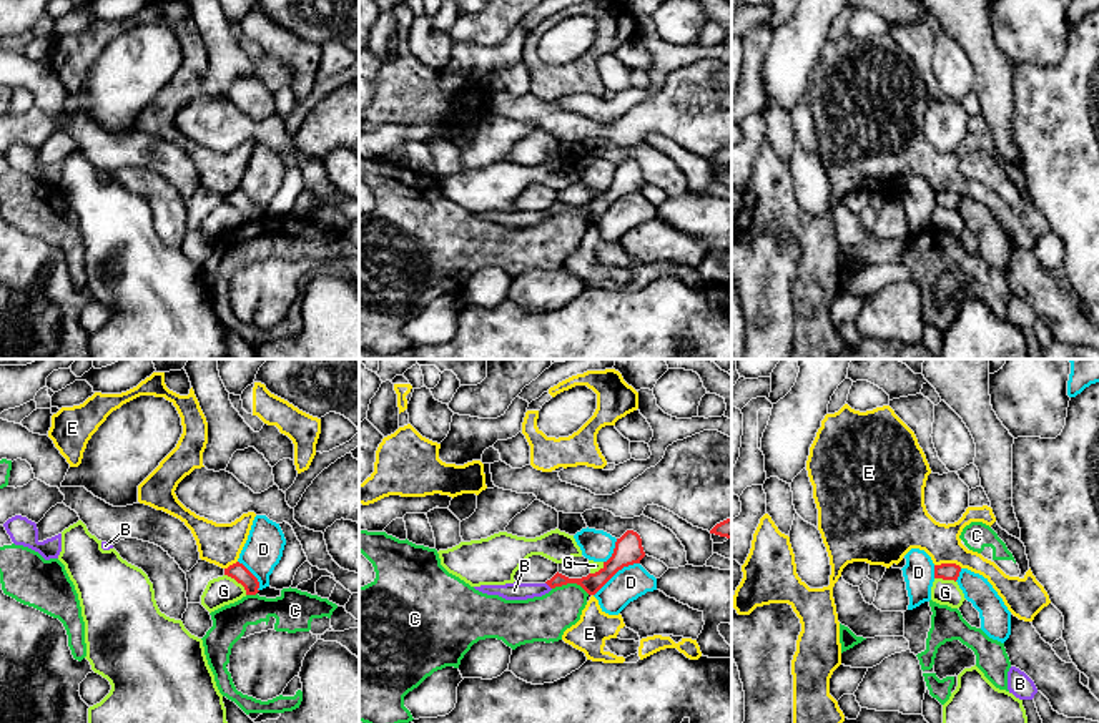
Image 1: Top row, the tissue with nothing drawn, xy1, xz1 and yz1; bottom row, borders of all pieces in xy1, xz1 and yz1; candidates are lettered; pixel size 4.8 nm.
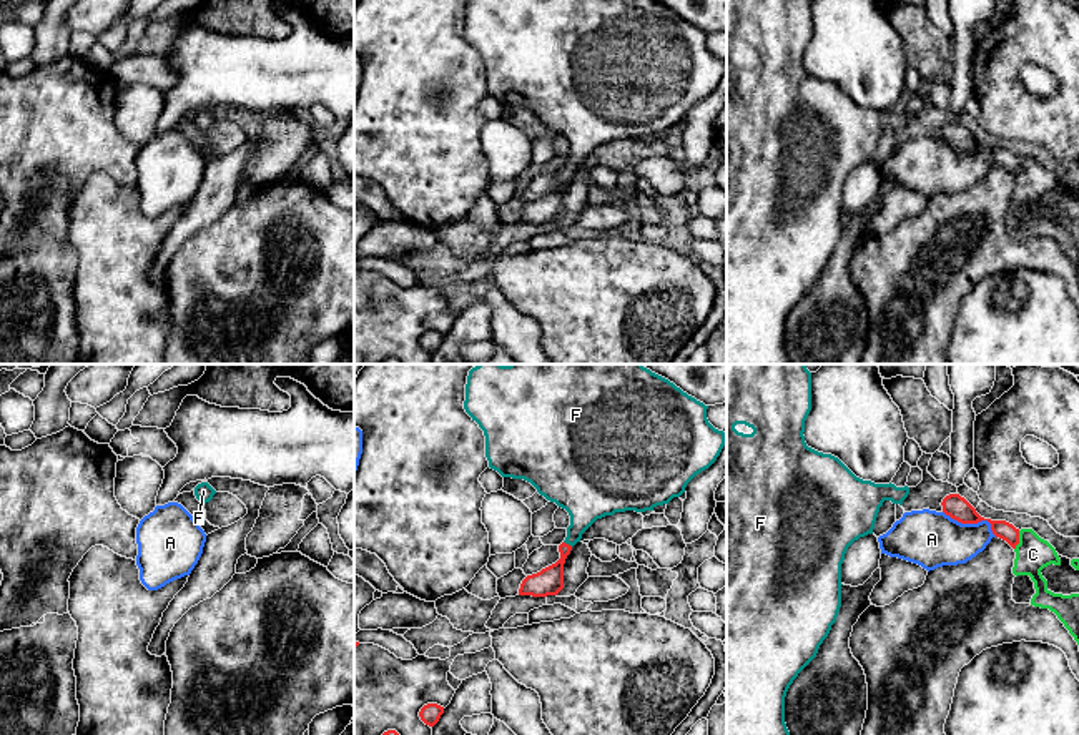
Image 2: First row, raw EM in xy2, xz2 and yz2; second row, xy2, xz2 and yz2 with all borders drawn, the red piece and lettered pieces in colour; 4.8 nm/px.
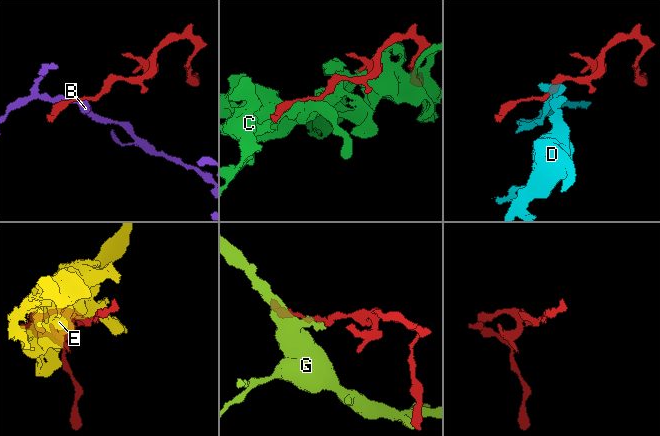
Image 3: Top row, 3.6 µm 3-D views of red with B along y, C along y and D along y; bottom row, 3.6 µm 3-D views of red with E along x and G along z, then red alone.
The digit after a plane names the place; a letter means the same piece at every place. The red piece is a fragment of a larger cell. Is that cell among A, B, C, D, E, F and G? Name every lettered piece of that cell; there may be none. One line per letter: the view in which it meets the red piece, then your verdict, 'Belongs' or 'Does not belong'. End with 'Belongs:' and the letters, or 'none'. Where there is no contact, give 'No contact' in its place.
A: Touches red in yz2. Does not belong
B: Touches red in xz1. Does not belong
C: Touches red in xz1. Does not belong
D: Touches red in xz1. Does not belong
E: Touches red in yz1. Does not belong
F: Touches red in xz2. Belongs
G: Touches red in xy1. Does not belong
Belongs: F

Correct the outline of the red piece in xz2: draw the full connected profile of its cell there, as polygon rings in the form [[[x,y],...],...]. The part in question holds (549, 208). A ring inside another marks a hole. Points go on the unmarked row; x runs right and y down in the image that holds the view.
[[[469,0],[464,37],[484,58],[489,95],[502,105],[530,110],[540,123],[570,143],[567,165],[559,173],[560,186],[527,203],[519,223],[557,223],[564,216],[567,183],[597,146],[668,131],[717,88],[725,73],[725,60],[707,47],[708,33],[655,0]]]

